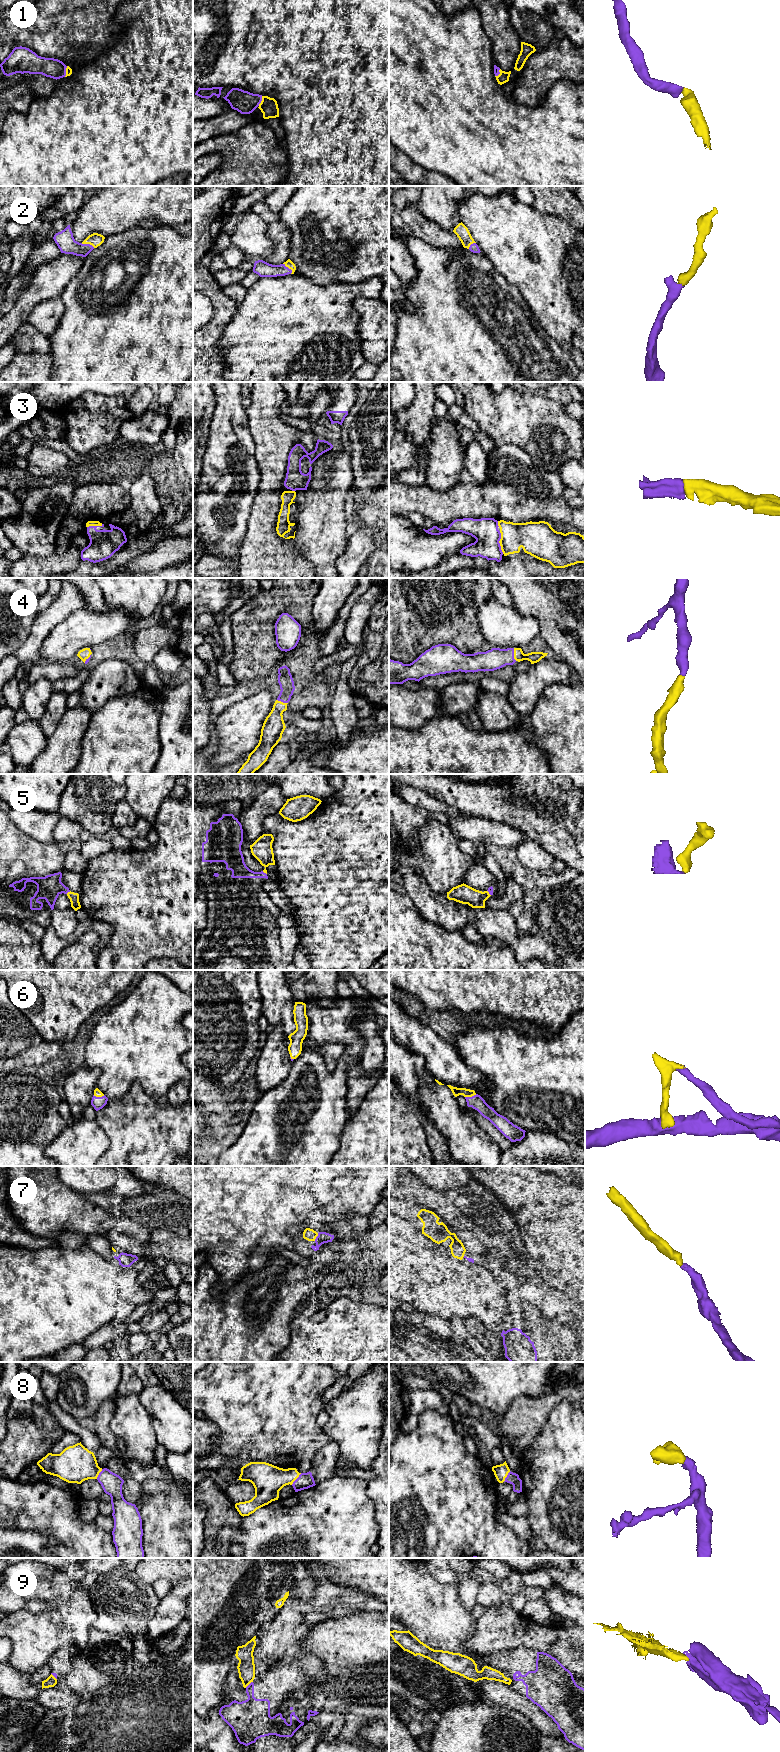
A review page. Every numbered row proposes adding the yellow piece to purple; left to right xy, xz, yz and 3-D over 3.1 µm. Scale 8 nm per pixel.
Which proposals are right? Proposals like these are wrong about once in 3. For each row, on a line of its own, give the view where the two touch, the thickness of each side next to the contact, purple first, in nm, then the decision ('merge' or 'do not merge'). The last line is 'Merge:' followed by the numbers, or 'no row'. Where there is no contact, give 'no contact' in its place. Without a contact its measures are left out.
1: meets purple in xz; 180 nm thick on the purple side, 140 nm on the other; merge
2: meets purple in xz; 120 nm thick on the purple side, 60 nm on the other; merge
3: meets purple in yz; 200 nm thick on the purple side, 220 nm on the other; merge
4: meets purple in yz; 170 nm thick on the purple side, 90 nm on the other; merge
5: meets purple in xz; 150 nm thick on the purple side, 170 nm on the other; merge
6: meets purple in yz; 110 nm thick on the purple side, 70 nm on the other; merge
7: meets purple in xz; 90 nm thick on the purple side, 100 nm on the other; merge
8: meets purple in xz; 130 nm thick on the purple side, 260 nm on the other; merge
9: meets purple in xz; 280 nm thick on the purple side, 140 nm on the other; do not merge
Merge: 1, 2, 3, 4, 5, 6, 7, 8

